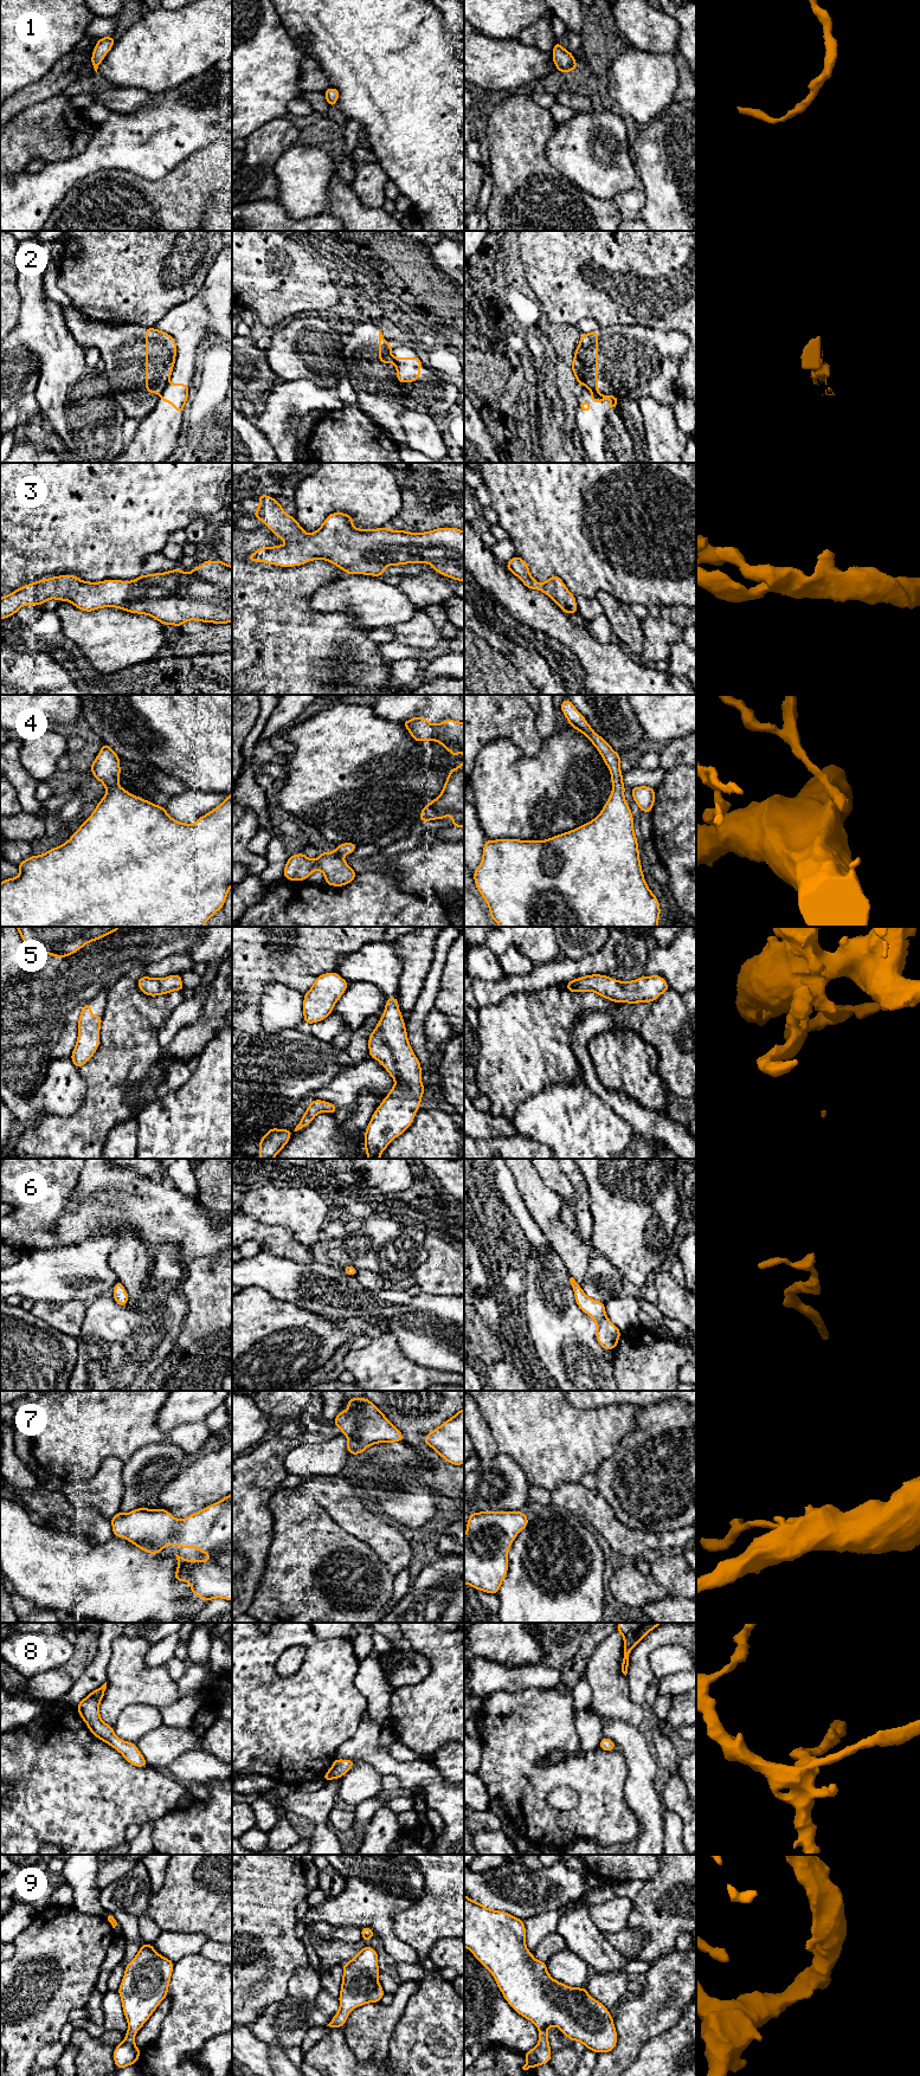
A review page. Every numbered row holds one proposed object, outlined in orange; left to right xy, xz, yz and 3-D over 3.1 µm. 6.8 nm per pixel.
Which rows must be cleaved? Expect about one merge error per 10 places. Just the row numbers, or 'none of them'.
2

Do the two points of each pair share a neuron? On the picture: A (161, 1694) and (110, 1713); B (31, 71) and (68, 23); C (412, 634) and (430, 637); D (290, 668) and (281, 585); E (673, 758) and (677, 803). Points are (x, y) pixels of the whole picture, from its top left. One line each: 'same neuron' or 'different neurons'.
A: same neuron
B: same neuron
C: same neuron
D: same neuron
E: different neurons

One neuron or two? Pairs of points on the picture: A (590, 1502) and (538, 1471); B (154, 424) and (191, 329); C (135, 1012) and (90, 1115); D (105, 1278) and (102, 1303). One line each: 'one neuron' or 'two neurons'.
A: two neurons
B: one neuron
C: one neuron
D: two neurons

